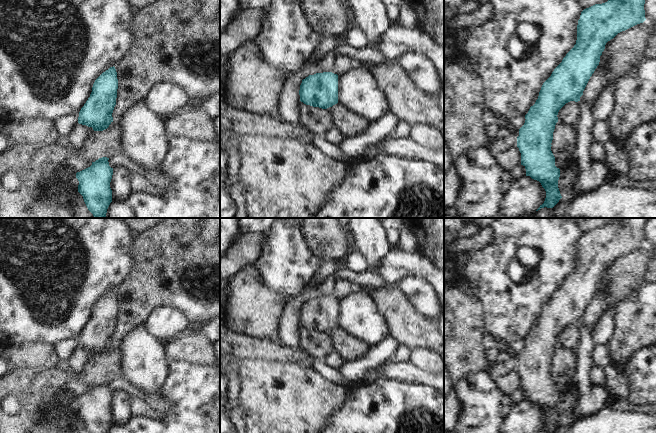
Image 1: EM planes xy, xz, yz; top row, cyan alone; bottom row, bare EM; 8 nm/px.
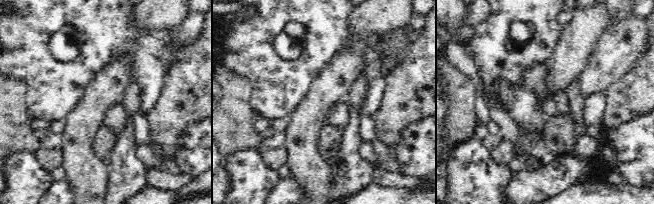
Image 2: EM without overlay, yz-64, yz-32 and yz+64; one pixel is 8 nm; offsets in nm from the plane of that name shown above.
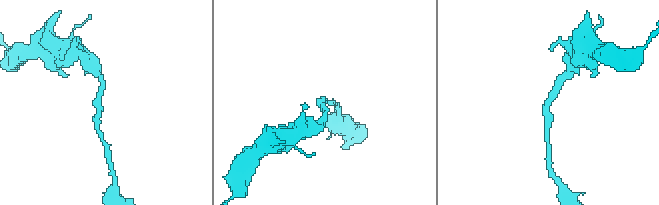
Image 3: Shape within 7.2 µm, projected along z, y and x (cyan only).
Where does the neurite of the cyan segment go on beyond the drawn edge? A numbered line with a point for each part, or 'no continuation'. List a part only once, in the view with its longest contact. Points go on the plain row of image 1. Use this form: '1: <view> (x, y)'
no continuation

